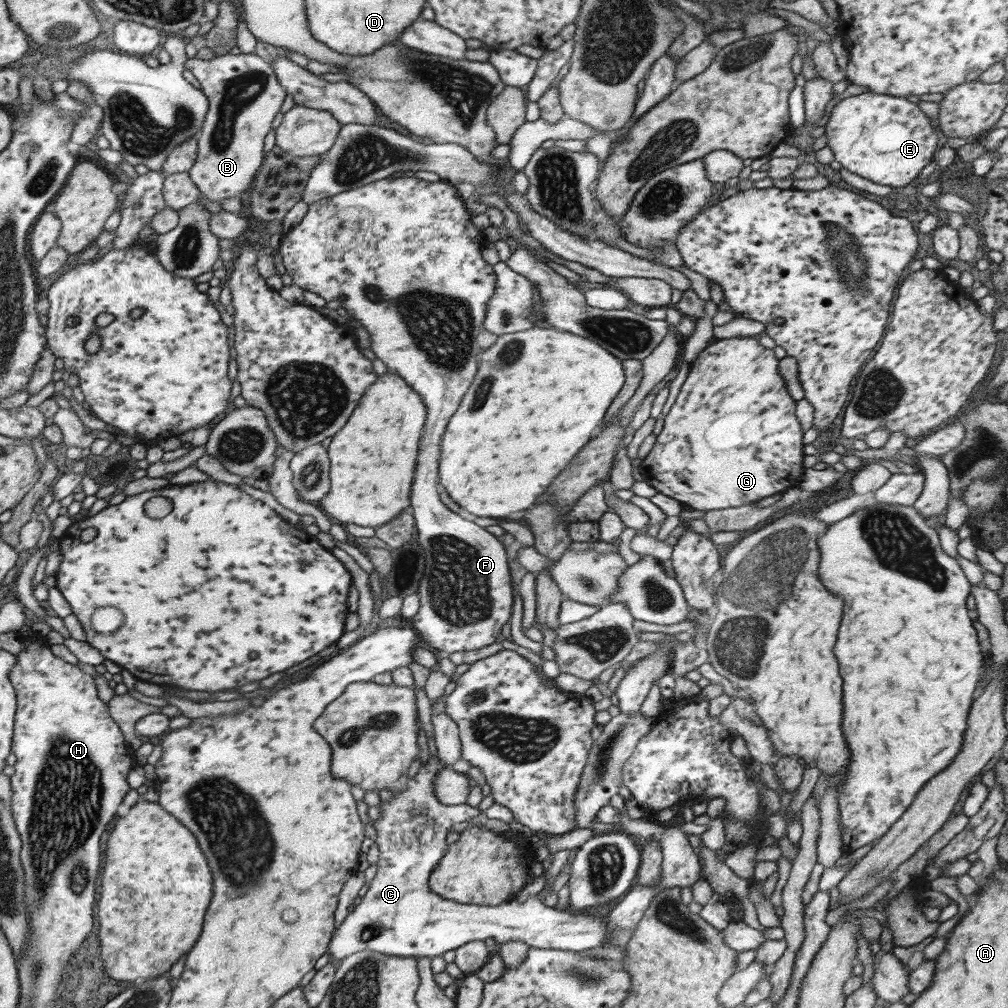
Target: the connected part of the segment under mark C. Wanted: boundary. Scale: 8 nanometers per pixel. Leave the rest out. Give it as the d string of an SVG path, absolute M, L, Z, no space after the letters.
M431 755L428 765L421 764L418 774L409 779L408 789L396 793L392 803L380 803L381 816L373 823L378 834L372 837L380 851L378 872L360 904L354 906L333 932L327 950L330 960L337 964L361 950L388 956L432 958L471 940L487 938L493 938L497 946L517 940L529 947L576 952L603 946L611 935L608 918L548 908L537 895L528 896L524 902L514 898L498 906L462 906L430 891L428 880L450 848L446 842L449 828L480 814L466 804L446 806L436 798L433 780L444 768L441 760Z

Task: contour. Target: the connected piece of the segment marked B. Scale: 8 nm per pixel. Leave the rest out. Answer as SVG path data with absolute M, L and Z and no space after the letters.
M256 52L228 53L210 60L186 56L184 66L199 80L201 89L209 100L209 109L198 134L196 161L188 172L189 177L198 187L201 194L199 200L221 203L225 198L240 197L242 192L248 190L264 161L264 137L272 130L271 124L286 98L286 89L277 80L273 66L256 55Z

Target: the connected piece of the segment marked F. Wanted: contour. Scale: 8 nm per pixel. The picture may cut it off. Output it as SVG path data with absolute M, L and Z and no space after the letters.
M386 177L382 180L365 184L360 188L353 188L349 191L338 193L337 195L322 199L318 202L313 202L300 224L292 228L289 232L284 234L284 237L279 244L279 253L282 256L285 269L292 278L293 284L298 285L303 290L310 290L315 292L318 296L322 296L324 300L338 300L341 302L341 307L350 312L350 316L356 318L361 326L366 328L371 338L372 352L380 359L388 369L396 372L397 376L403 380L414 390L424 404L426 404L427 419L426 430L423 430L422 446L420 448L420 456L418 456L418 468L416 468L416 482L412 486L411 506L413 517L415 518L416 532L418 532L419 545L423 550L424 571L421 574L420 580L415 584L416 592L420 599L420 608L418 612L409 620L410 625L420 635L420 639L424 644L428 644L430 648L436 650L444 650L444 652L460 652L468 650L478 650L486 646L491 646L497 643L498 637L501 636L501 630L504 624L510 621L511 608L513 604L513 589L511 583L509 563L509 550L502 544L501 538L492 535L484 527L476 525L474 521L462 518L458 513L451 512L440 501L438 494L439 470L438 464L440 460L440 436L444 434L444 426L448 424L450 416L456 412L464 392L468 390L468 386L472 384L472 376L478 372L478 354L482 352L480 346L476 346L476 338L480 332L481 326L485 319L488 299L494 294L496 275L493 271L493 266L486 263L482 259L482 249L486 245L485 232L480 230L474 223L472 223L472 214L468 212L465 205L465 200L453 189L453 185L442 180L437 182L428 182L417 177Z

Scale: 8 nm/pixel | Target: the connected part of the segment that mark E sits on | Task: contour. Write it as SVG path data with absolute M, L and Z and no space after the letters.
M870 91L840 100L832 108L825 127L827 147L844 169L894 188L902 188L925 175L941 136L914 99Z

